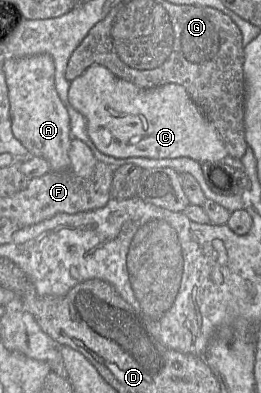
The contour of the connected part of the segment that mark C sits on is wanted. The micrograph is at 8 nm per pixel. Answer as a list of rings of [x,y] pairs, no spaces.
[[[93,64],[70,82],[70,104],[87,122],[87,134],[102,153],[116,158],[188,157],[197,162],[221,161],[228,151],[213,124],[181,85],[141,88]]]

